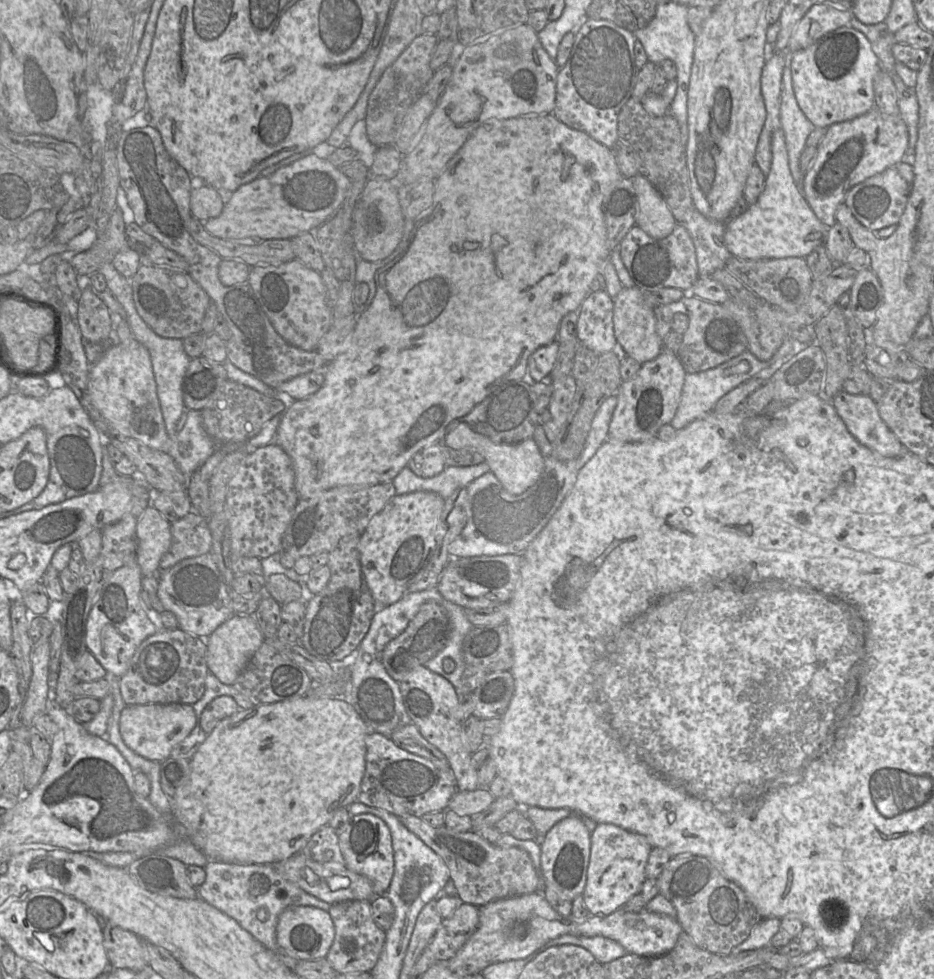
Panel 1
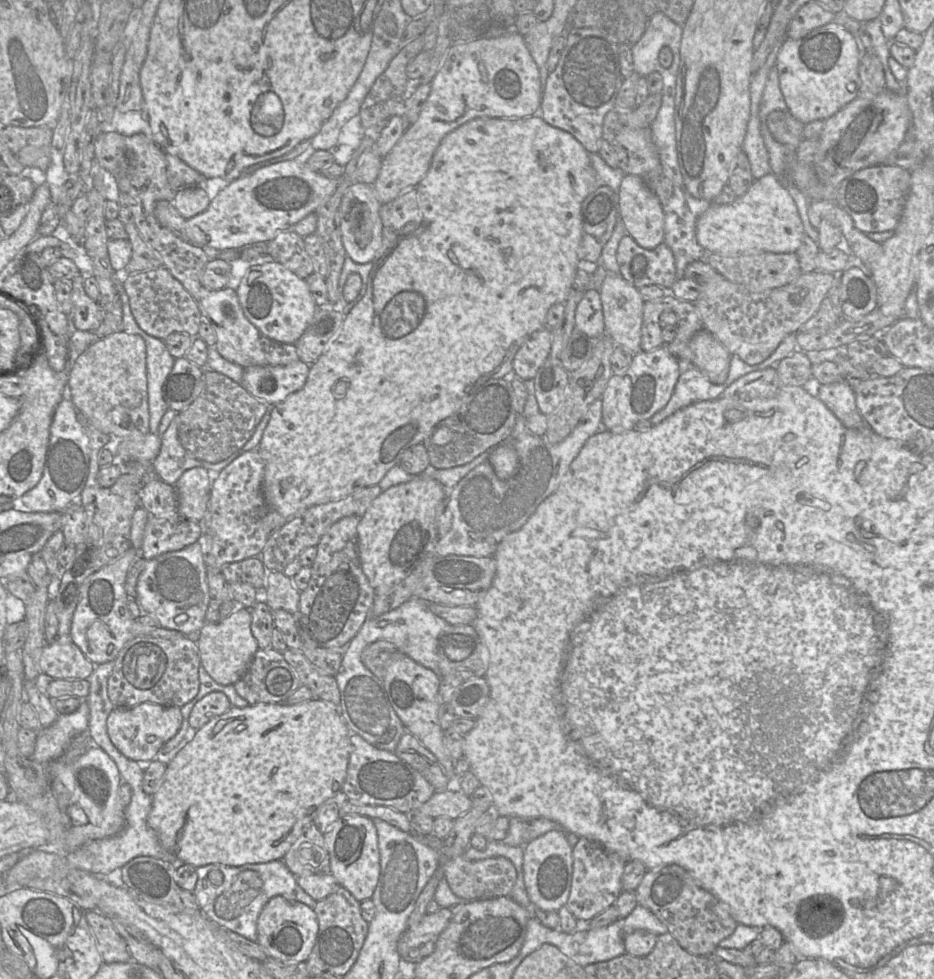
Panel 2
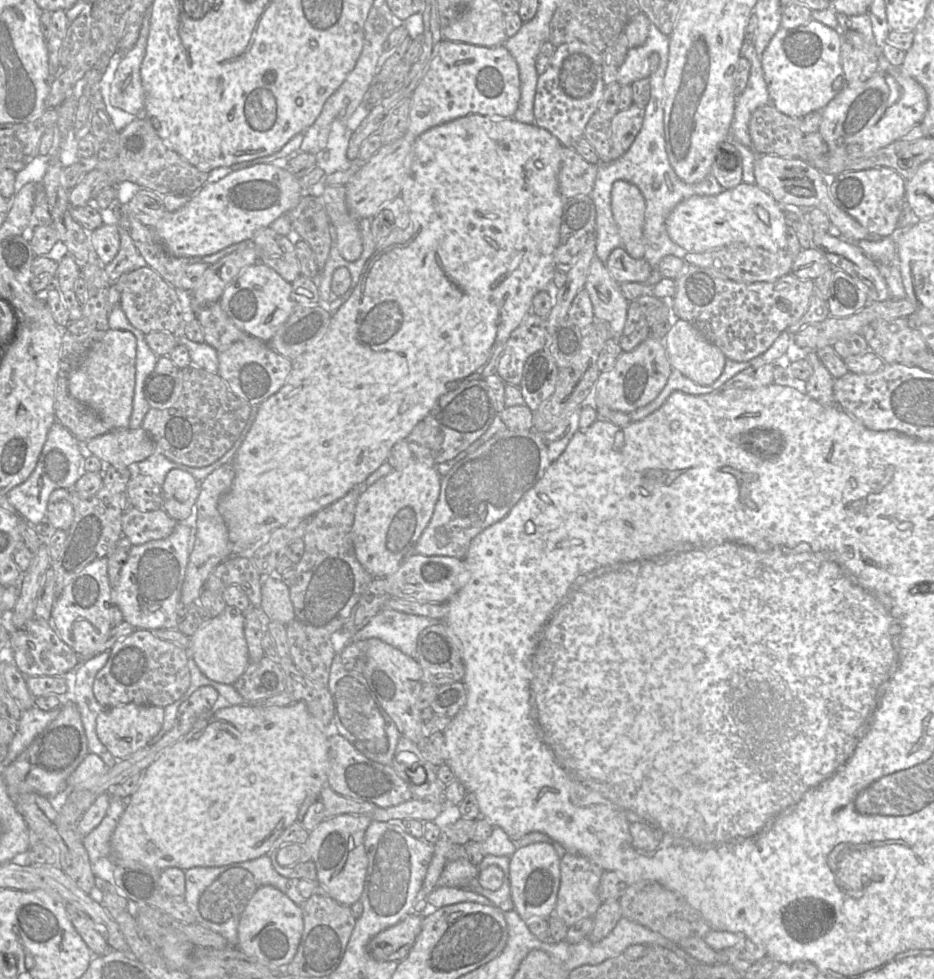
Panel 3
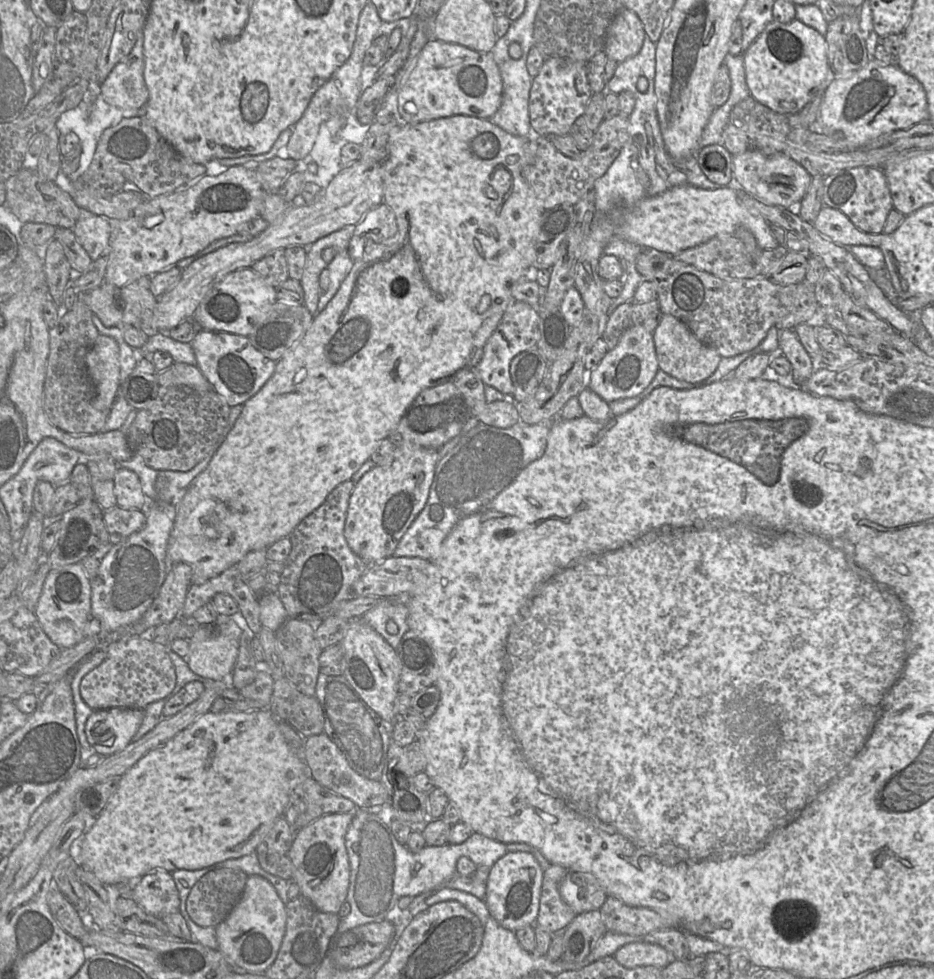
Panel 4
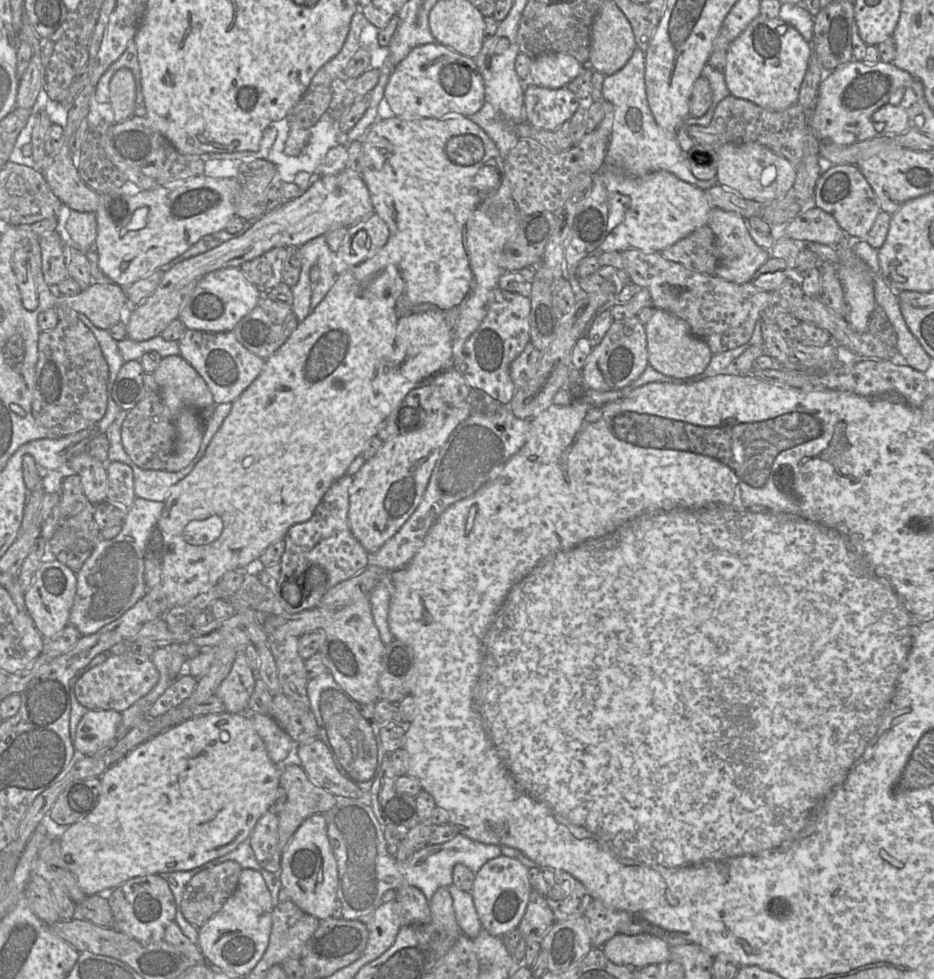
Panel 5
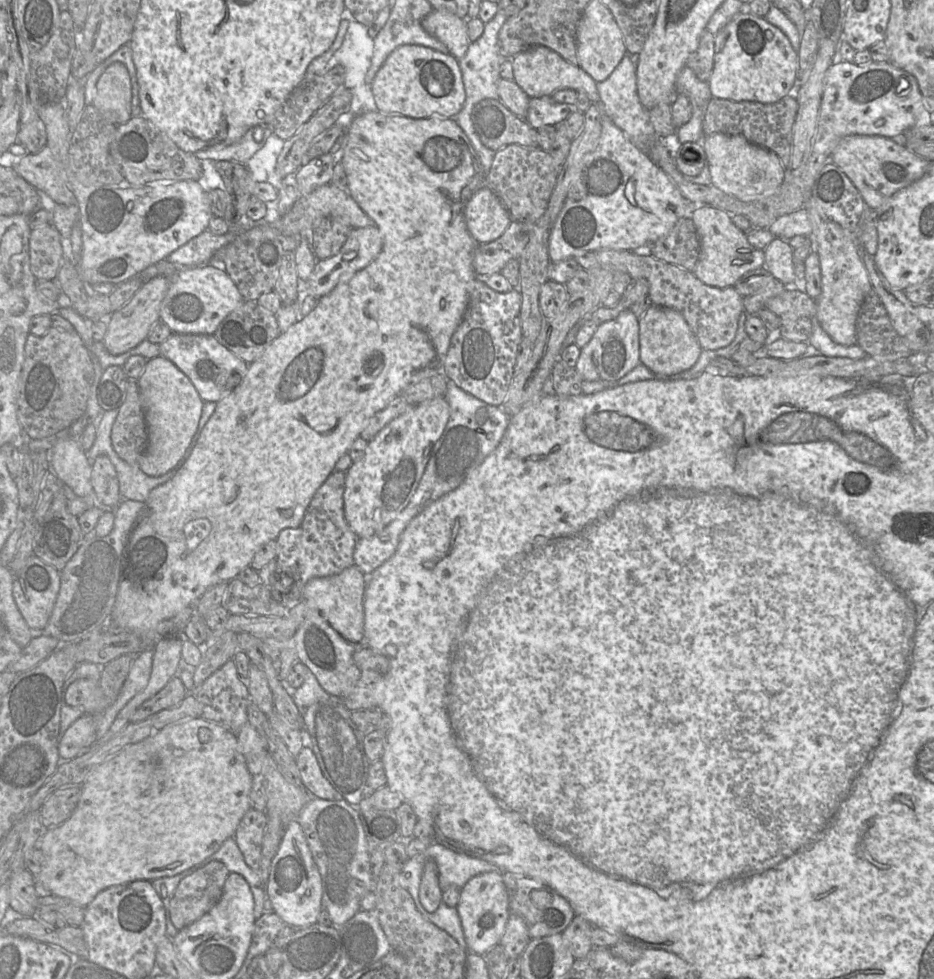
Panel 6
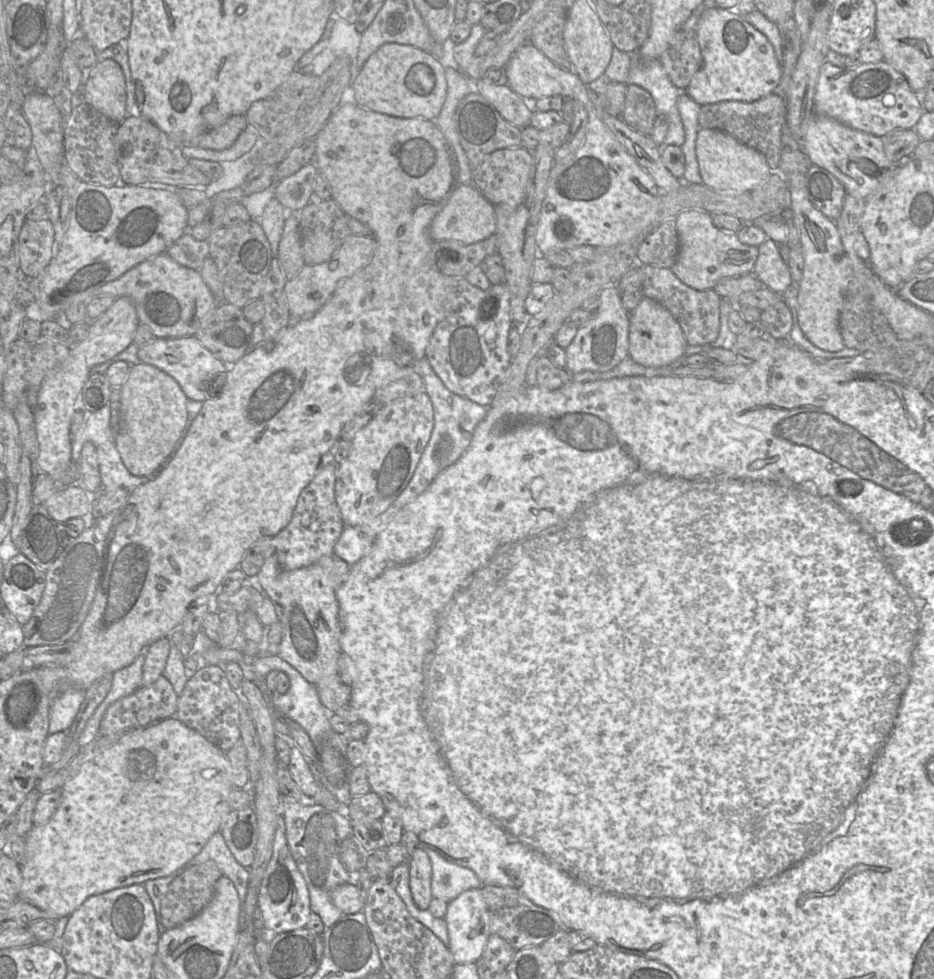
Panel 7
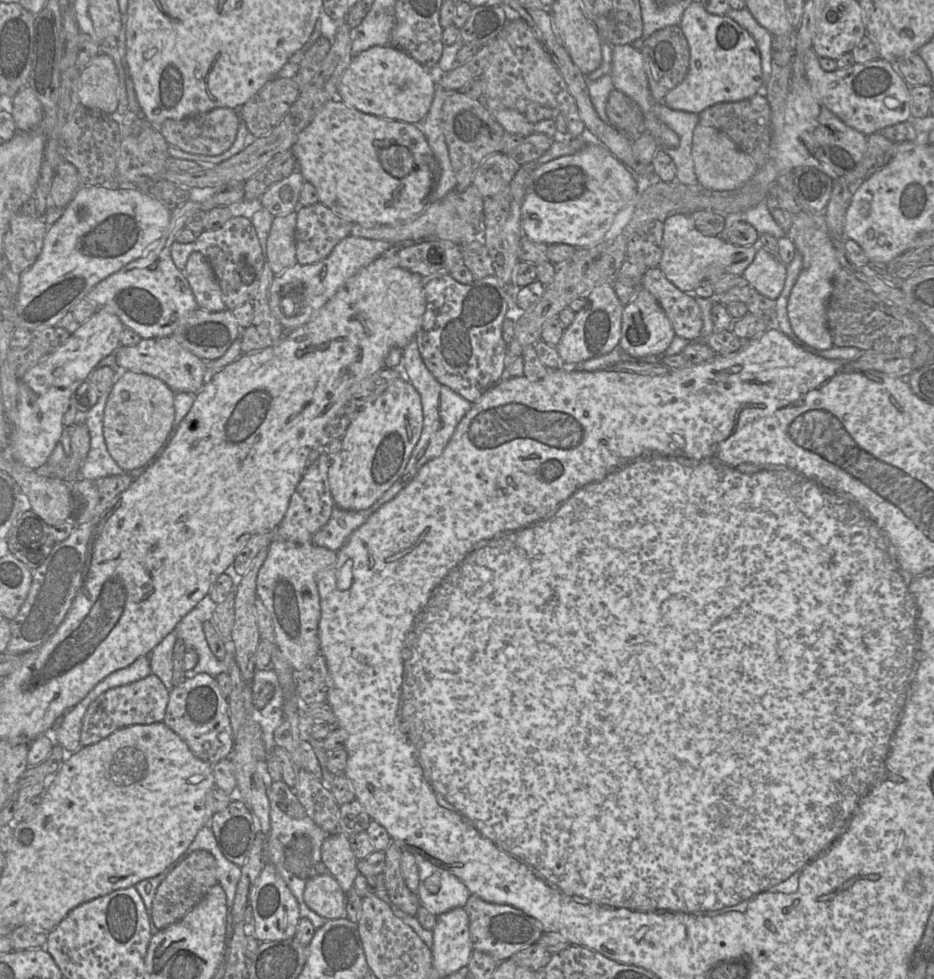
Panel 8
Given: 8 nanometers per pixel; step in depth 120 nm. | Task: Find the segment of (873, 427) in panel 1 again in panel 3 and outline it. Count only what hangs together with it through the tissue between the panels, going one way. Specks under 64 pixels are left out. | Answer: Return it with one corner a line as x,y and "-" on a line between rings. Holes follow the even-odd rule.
806,351
805,359
812,366
812,375
806,380
807,394
827,406
835,406
833,393
834,378
828,369
822,364
815,351

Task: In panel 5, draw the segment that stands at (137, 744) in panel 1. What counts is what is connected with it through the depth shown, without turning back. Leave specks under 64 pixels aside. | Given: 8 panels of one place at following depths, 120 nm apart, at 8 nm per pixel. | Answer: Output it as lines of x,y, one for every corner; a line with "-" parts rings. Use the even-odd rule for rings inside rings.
89,710
76,727
73,746
84,755
93,754
116,737
122,714
114,710

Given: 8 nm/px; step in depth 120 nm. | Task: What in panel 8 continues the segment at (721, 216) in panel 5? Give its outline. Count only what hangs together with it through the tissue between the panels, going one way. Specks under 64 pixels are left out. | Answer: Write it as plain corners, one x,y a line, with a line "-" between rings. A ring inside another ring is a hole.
675,213
663,221
663,254
658,268
678,289
694,294
694,289
705,279
705,272
711,266
718,266
731,274
742,275
754,259
757,248
758,244
739,246
730,243
725,237
705,236
696,229
690,214

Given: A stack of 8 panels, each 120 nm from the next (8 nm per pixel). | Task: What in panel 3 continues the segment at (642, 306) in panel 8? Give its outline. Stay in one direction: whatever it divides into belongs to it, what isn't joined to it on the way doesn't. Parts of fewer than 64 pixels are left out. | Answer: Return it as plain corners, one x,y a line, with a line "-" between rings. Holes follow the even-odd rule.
675,319
663,342
672,368
680,371
695,383
711,385
722,374
726,356
688,321

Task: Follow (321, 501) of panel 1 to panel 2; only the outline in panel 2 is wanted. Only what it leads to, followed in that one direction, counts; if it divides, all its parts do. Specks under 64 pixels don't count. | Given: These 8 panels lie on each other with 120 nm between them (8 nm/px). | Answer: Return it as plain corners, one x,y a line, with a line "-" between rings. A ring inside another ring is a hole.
377,485
360,488
337,501
311,506
301,513
287,519
285,524
274,531
268,539
259,559
267,571
283,572
285,567
307,547
316,546
332,524
347,516
362,517
372,501
383,490

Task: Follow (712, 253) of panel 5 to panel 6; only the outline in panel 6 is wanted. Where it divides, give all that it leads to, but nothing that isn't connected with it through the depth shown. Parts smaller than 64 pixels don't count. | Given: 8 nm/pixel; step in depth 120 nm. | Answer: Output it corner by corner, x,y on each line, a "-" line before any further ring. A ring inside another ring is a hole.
690,218
679,219
673,228
649,246
657,259
692,271
700,252
696,228

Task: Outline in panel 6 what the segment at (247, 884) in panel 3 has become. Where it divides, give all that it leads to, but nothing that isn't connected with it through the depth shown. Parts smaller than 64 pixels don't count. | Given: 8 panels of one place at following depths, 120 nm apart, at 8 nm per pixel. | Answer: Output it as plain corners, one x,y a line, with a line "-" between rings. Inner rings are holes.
212,861
183,878
169,901
167,917
173,926
182,929
205,915
221,898
229,874
222,862

